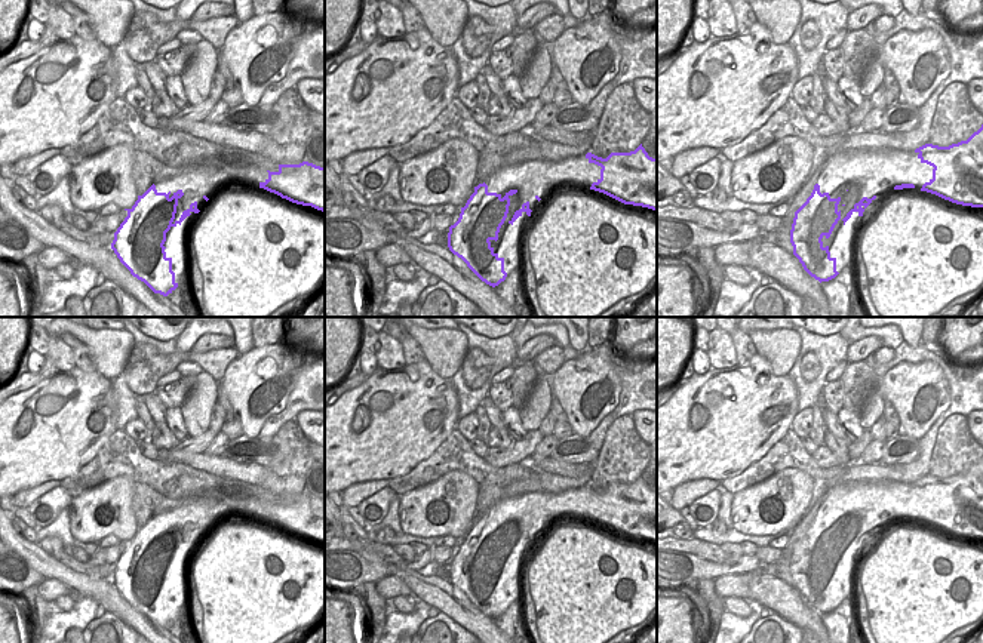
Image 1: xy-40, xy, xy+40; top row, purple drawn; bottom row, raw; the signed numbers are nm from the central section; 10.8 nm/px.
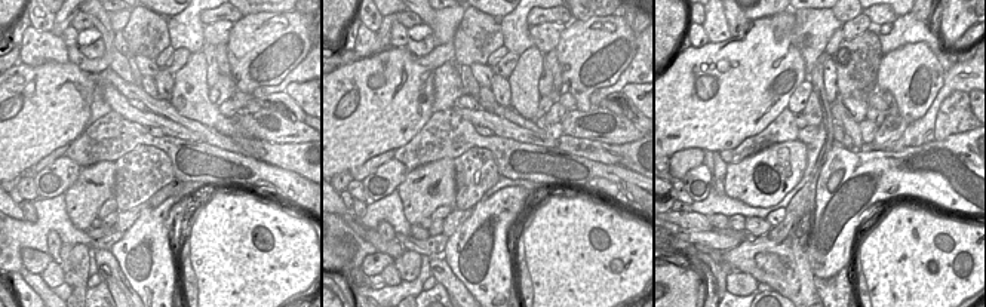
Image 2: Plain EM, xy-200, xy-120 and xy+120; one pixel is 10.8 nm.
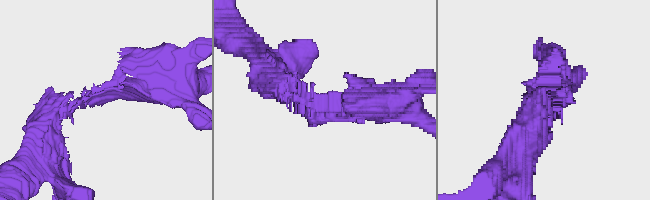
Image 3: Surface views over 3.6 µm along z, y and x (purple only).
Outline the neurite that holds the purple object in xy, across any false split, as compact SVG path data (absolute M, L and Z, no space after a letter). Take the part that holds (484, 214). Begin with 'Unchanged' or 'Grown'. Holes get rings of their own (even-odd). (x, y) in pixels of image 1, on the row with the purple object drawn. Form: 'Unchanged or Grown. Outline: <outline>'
Unchanged. Outline: M485 182L479 184L466 206L461 207L458 221L449 227L449 250L492 287L504 281L507 273L504 271L504 258L494 252L491 241L498 240L500 228L509 213L509 197L516 193L517 190L510 190L503 197L489 193Z

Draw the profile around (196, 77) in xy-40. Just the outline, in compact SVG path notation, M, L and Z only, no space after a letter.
M202 40L196 53L181 73L181 81L190 105L197 105L209 98L212 76L218 70L218 49Z

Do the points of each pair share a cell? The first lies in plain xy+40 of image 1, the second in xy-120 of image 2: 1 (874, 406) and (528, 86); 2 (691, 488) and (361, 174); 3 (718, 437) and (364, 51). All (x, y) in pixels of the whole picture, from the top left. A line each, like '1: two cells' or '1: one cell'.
1: one cell
2: one cell
3: two cells

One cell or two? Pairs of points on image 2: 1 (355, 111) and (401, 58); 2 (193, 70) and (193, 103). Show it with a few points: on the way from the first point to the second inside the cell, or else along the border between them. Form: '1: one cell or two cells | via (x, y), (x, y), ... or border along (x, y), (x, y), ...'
1: one cell | via (368, 98), (395, 71)
2: one cell | via (193, 77), (193, 95)

